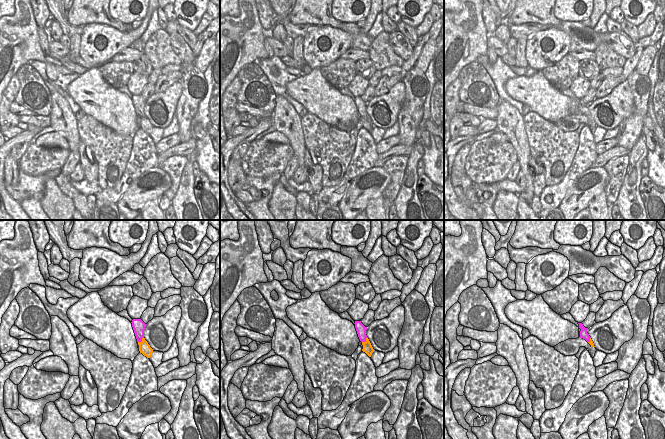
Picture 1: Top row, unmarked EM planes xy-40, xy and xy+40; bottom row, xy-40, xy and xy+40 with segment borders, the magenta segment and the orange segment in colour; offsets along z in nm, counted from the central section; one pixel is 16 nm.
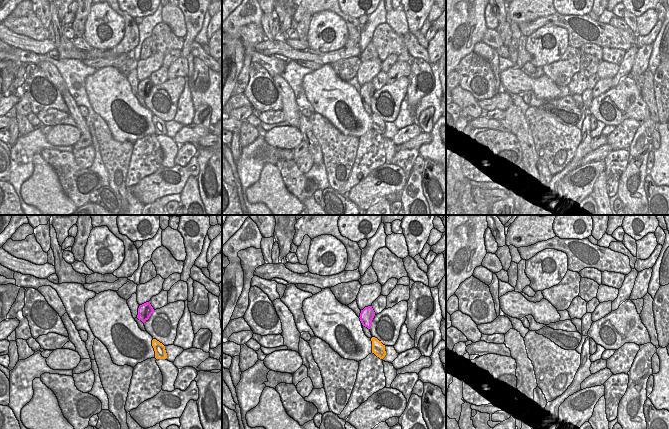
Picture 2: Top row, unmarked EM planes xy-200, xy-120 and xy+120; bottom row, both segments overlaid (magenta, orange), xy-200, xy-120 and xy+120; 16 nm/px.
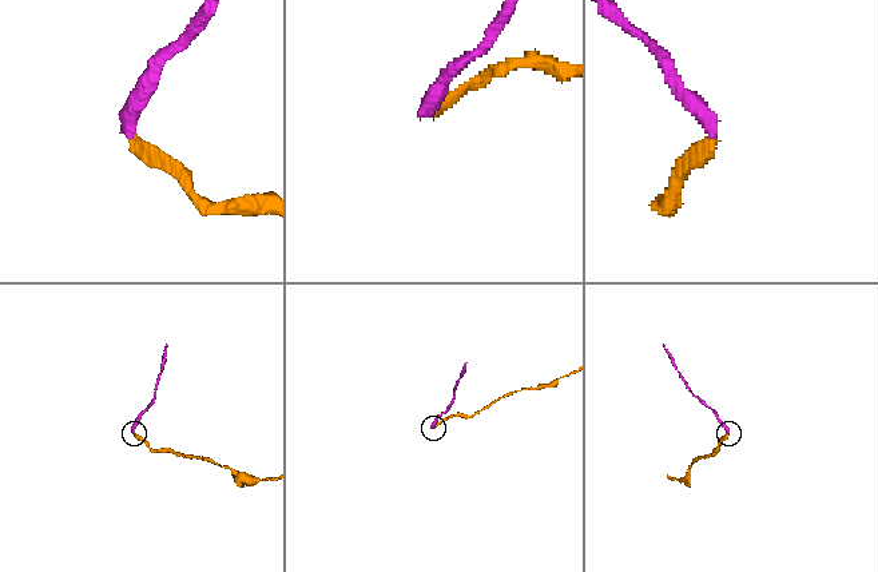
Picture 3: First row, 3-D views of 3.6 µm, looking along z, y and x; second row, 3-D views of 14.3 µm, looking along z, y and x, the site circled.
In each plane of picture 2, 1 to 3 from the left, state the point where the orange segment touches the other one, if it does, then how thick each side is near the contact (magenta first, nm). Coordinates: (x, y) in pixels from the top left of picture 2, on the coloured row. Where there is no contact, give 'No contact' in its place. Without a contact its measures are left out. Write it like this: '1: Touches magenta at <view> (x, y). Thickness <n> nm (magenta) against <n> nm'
1: No contact
2: No contact
3: No contact.

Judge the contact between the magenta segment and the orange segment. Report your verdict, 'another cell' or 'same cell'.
another cell

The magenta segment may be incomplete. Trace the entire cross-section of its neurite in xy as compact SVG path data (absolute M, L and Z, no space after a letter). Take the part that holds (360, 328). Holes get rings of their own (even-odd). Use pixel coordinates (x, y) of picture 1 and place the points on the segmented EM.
M355 321L355 328L358 334L358 337L360 339L361 342L366 342L366 339L368 338L366 335L366 330L367 327L365 327L361 321Z

